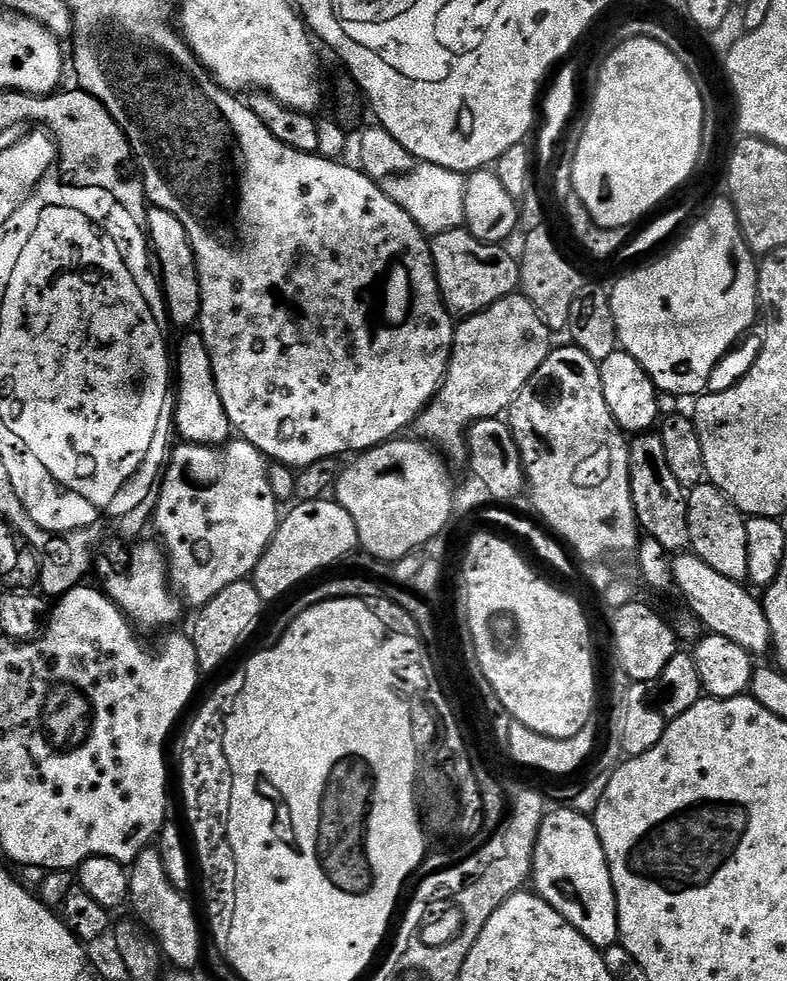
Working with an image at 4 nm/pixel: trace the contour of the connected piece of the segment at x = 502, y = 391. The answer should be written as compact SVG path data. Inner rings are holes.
M513 294L494 302L486 310L463 317L452 333L452 353L444 381L436 395L424 405L414 421L415 435L423 443L439 452L449 465L468 464L468 430L480 420L500 418L511 409L518 394L530 382L530 378L546 362L554 347L554 333L534 310L534 306L522 294Z

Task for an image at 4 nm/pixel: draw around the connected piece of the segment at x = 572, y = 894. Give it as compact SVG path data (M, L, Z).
M571 806L556 808L544 817L536 845L532 854L531 883L536 883L535 891L547 902L566 922L570 922L581 932L595 948L607 950L620 939L618 930L618 910L614 898L614 886L610 878L610 866L606 862L606 854L602 850L602 842L596 833L596 825L587 815L576 812Z

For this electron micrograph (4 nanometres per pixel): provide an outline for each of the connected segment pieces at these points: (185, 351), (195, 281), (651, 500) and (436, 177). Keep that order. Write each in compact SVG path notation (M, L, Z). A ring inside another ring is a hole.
M196 330L185 331L181 336L184 337L180 345L174 348L175 431L180 431L179 439L189 444L223 445L233 435L234 429L222 406L222 398L218 398L206 342Z
M149 207L148 230L150 233L150 248L154 253L155 263L156 260L160 263L160 272L158 268L158 276L162 281L162 288L164 284L164 300L168 303L168 316L178 327L180 327L180 330L191 329L200 318L202 294L200 293L200 279L198 278L198 270L196 269L196 255L192 249L190 238L186 234L186 226L182 226L182 222L178 222L178 218L174 218L174 214L170 214L161 208Z
M659 431L641 432L631 437L628 445L628 474L630 494L636 523L644 536L662 542L664 551L679 554L689 547L688 542L688 497L686 489L674 478L666 462L666 449L662 447Z
M421 161L402 175L388 176L380 182L380 185L386 196L396 202L398 206L402 206L414 219L415 224L424 231L425 235L433 236L463 225L465 216L465 179L465 175L461 172L446 170L445 167L434 166L433 163Z

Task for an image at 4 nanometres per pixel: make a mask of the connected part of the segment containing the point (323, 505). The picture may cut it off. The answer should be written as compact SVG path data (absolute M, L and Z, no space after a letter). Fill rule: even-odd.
M321 498L314 501L297 503L284 516L284 521L272 532L272 541L262 554L256 569L252 571L252 585L266 602L272 602L279 596L287 597L295 584L303 582L307 576L328 568L339 562L343 556L357 551L360 539L354 526L354 518L346 514L335 499Z

